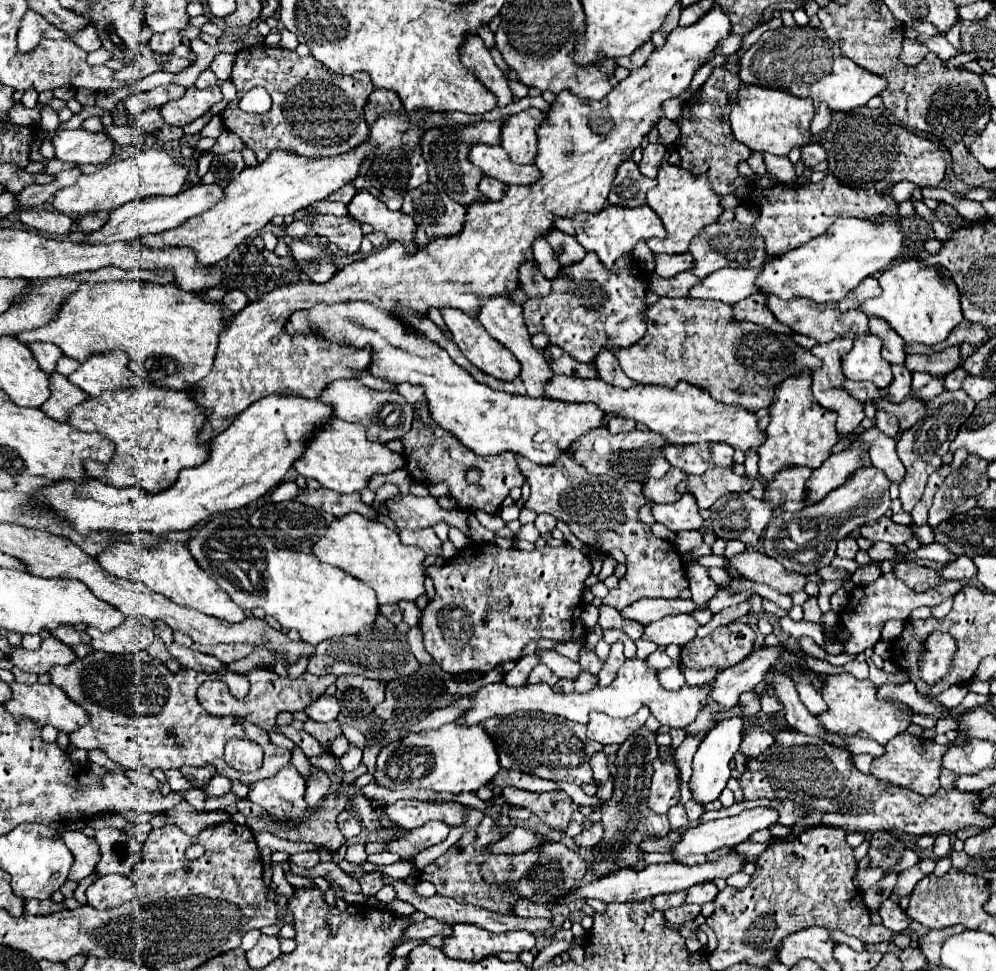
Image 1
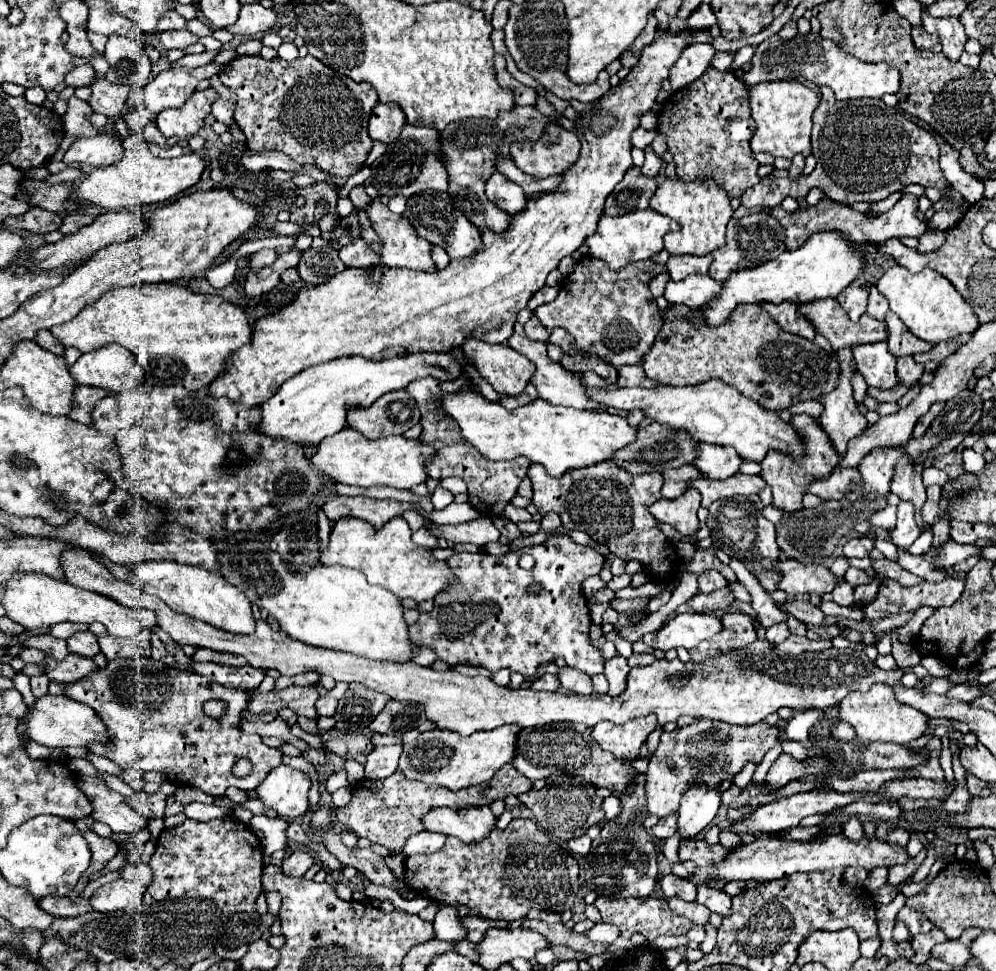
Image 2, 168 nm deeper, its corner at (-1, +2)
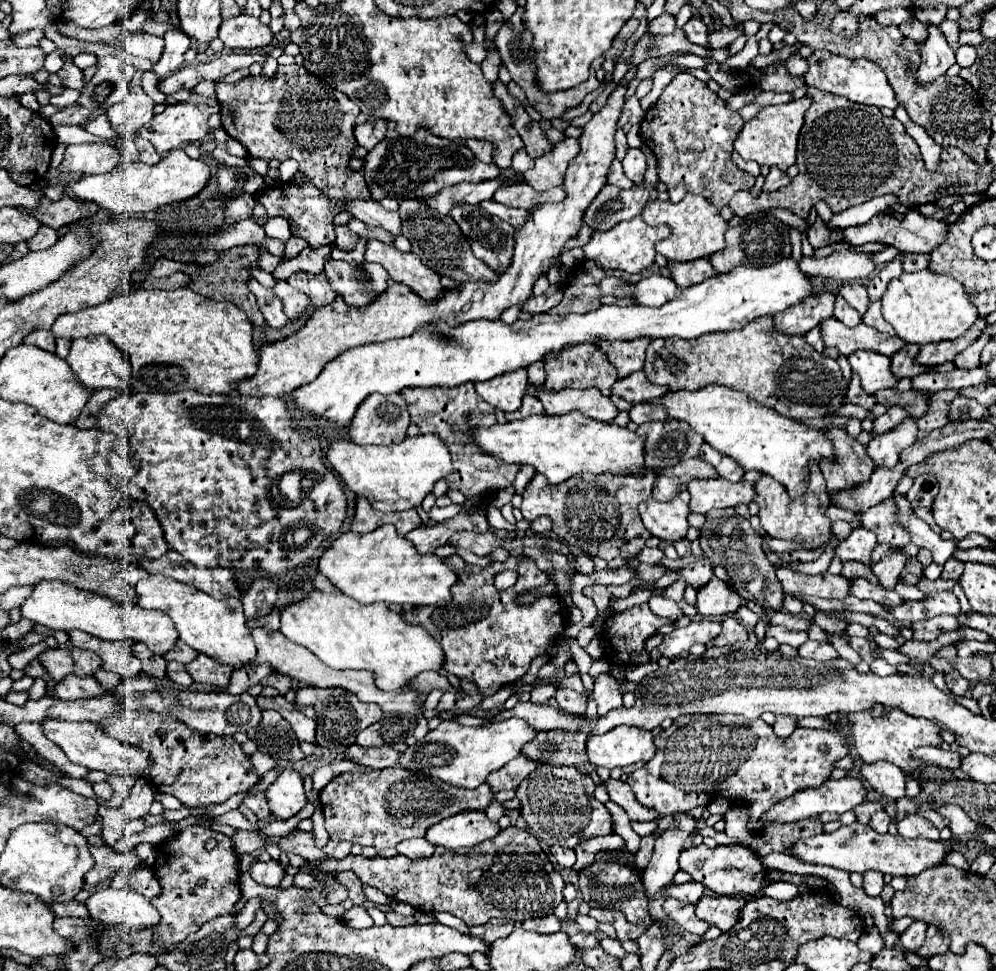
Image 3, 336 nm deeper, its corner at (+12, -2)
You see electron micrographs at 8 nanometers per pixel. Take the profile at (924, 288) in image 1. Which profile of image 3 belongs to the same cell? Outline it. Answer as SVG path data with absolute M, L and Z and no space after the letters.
M931 270L921 272L903 272L899 278L891 280L885 296L881 298L883 318L895 328L901 340L907 344L929 344L941 340L955 340L967 332L979 318L977 308L971 304L963 284L951 276L935 274Z

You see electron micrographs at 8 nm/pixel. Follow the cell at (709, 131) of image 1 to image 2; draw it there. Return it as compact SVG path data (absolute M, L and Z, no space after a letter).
M708 68L692 84L676 90L658 112L658 132L666 136L678 178L684 182L712 178L730 198L742 196L744 190L760 180L758 162L750 150L754 128L744 84L732 72L718 72L714 68Z

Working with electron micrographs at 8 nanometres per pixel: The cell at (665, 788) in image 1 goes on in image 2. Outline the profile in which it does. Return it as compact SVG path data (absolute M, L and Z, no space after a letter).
M696 718L690 726L676 728L674 732L664 732L660 736L660 746L648 762L646 770L646 798L648 812L656 816L668 816L680 806L680 798L696 782L714 788L722 784L728 776L742 770L746 762L760 764L764 754L778 742L780 728L766 722L754 726L732 726L728 722Z

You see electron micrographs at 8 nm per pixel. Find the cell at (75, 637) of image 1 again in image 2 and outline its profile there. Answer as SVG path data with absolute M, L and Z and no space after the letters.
M78 632L72 638L68 638L66 642L68 642L68 650L82 658L94 658L100 652L98 640L92 632Z

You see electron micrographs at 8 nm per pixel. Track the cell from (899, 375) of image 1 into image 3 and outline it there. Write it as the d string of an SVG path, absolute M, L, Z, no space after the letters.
M907 344L903 350L895 352L895 356L891 356L891 372L897 378L903 378L903 376L913 378L917 374L927 372L929 370L927 366L921 366L915 362L917 352L919 352L919 346L915 346L915 344Z

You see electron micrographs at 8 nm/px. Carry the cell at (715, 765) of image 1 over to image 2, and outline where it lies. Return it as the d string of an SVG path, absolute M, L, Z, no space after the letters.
M694 784L678 810L678 830L680 840L692 840L702 834L702 830L714 820L720 808L720 792L708 790L706 784Z

